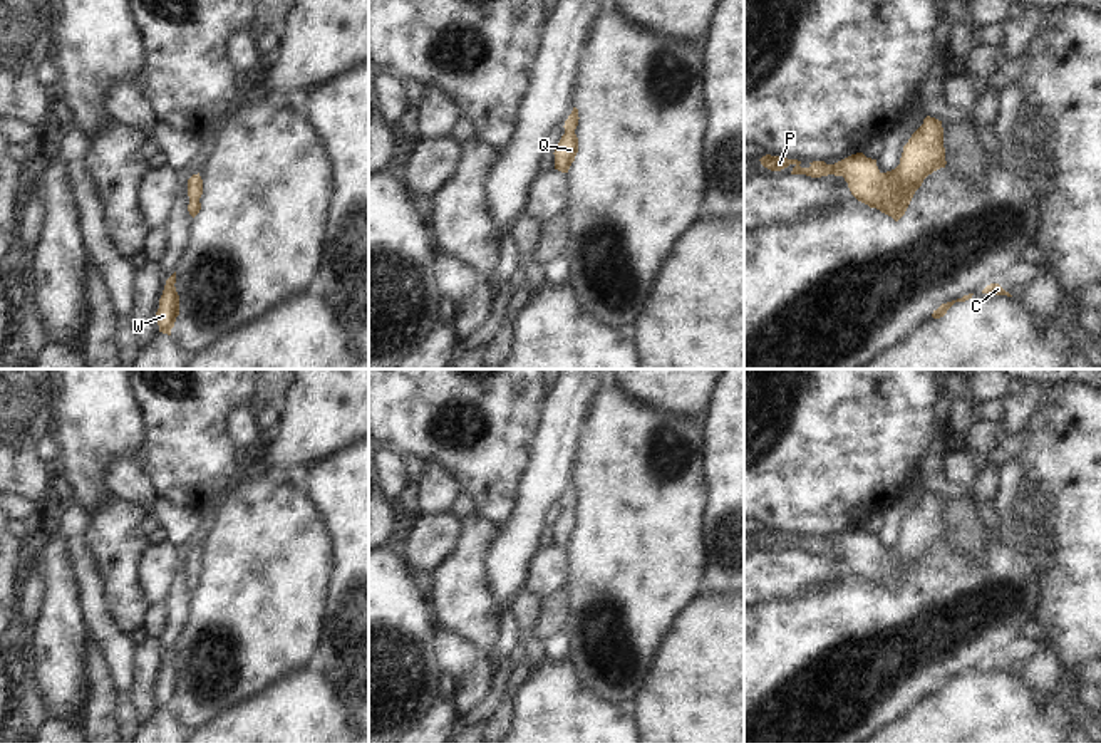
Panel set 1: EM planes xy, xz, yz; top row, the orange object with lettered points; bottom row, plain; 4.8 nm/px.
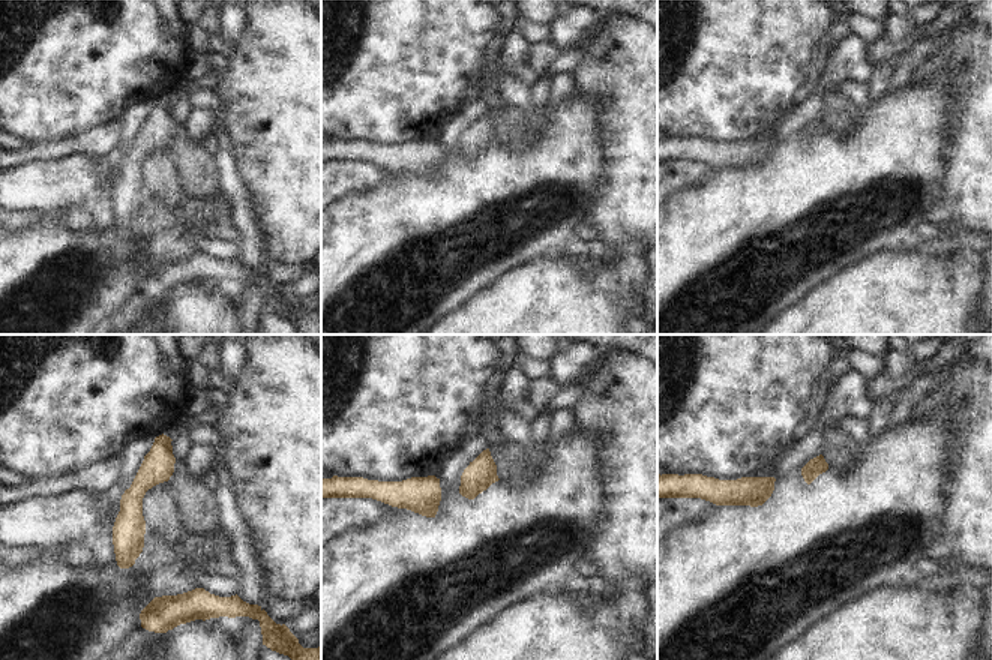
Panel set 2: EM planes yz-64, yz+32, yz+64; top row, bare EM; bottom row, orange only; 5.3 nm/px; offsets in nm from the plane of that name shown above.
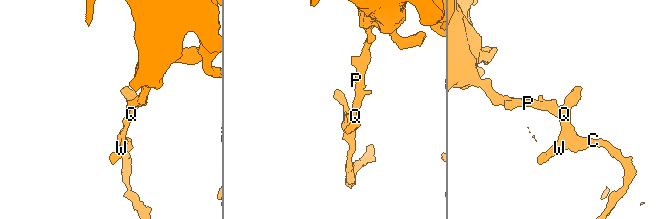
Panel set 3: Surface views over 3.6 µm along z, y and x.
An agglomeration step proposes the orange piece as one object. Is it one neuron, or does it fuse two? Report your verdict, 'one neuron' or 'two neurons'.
one neuron

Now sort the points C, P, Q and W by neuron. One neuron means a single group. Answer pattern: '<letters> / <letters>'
C P Q W

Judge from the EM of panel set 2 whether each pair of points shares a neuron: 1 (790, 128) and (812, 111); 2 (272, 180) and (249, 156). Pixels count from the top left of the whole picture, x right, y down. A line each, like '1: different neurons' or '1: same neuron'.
1: same neuron
2: same neuron

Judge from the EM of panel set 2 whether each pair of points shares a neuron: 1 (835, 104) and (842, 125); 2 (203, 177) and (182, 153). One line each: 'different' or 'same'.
1: same
2: same

